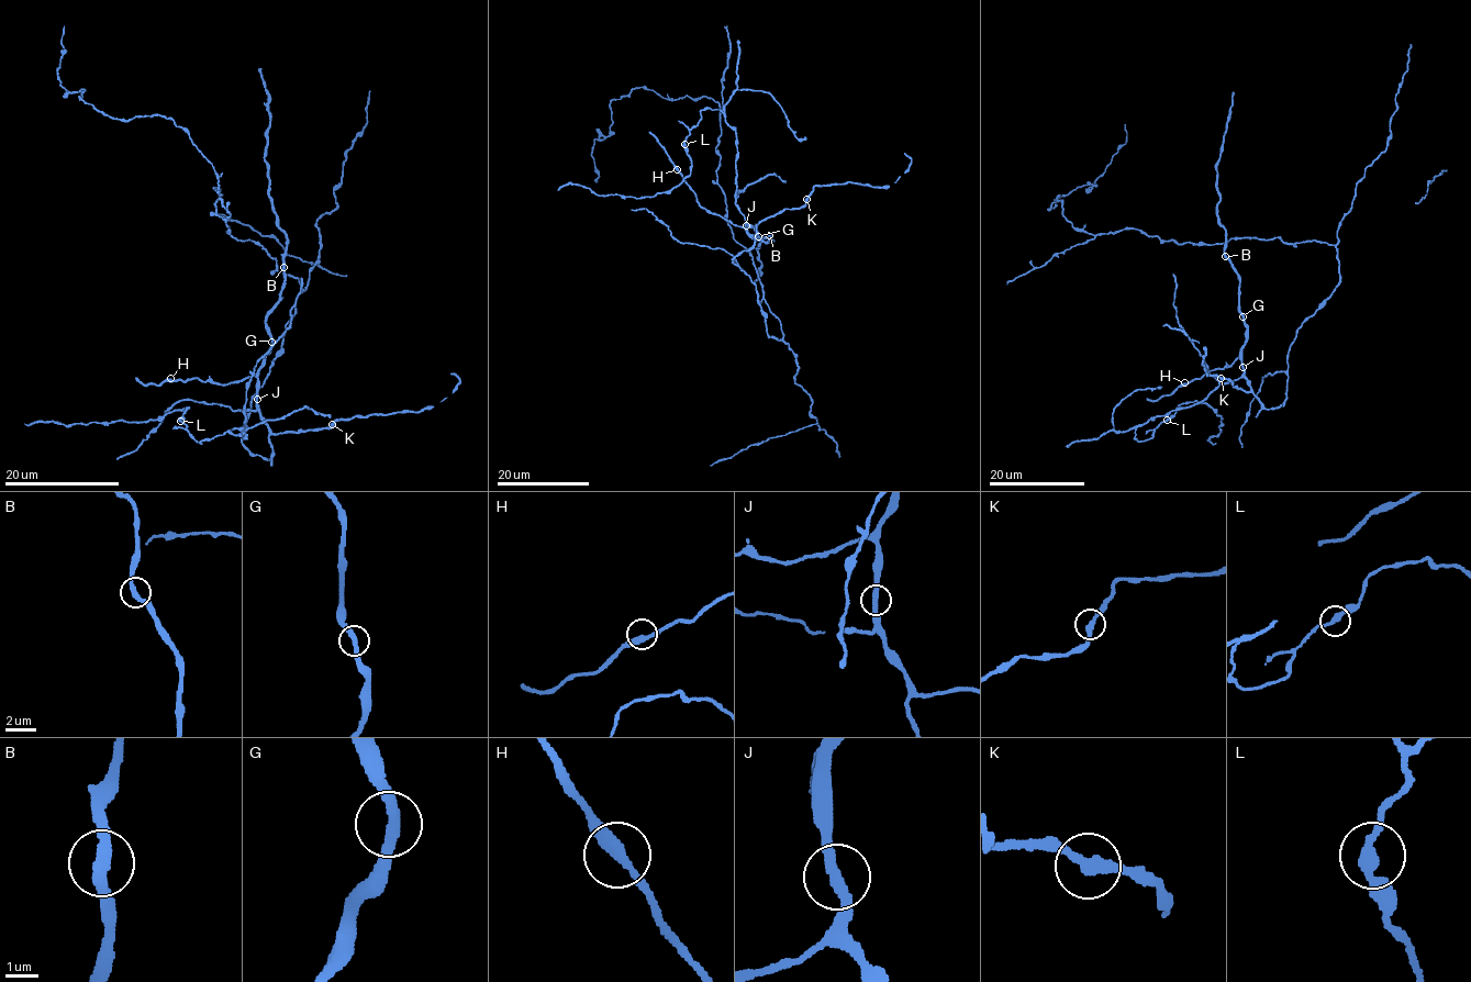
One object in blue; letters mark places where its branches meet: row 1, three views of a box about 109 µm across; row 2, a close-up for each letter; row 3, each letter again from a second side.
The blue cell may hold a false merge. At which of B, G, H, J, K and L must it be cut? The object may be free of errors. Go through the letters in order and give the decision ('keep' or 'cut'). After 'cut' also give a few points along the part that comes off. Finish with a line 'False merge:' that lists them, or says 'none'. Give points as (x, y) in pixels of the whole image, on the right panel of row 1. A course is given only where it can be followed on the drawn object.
B: keep
G: keep
H: keep
J: keep
K: keep
L: keep
False merge: none

